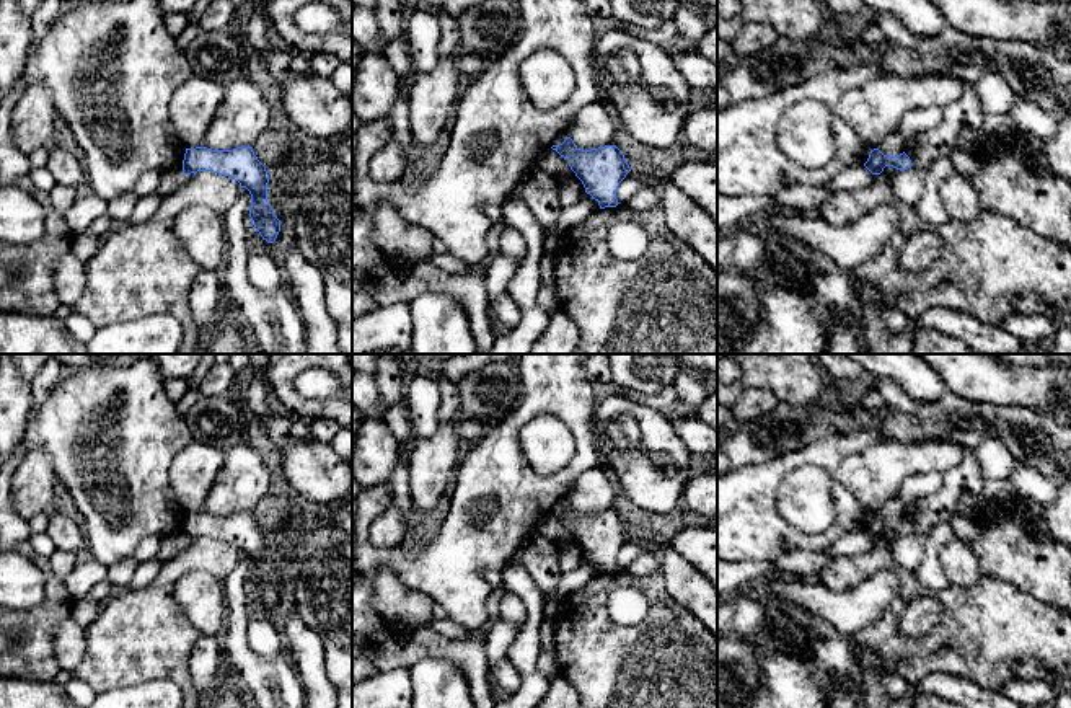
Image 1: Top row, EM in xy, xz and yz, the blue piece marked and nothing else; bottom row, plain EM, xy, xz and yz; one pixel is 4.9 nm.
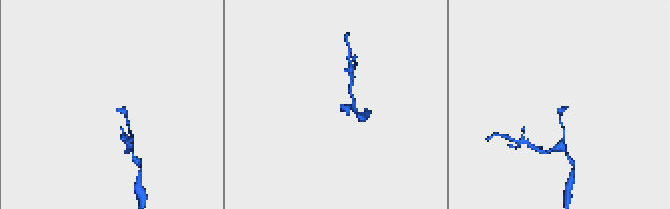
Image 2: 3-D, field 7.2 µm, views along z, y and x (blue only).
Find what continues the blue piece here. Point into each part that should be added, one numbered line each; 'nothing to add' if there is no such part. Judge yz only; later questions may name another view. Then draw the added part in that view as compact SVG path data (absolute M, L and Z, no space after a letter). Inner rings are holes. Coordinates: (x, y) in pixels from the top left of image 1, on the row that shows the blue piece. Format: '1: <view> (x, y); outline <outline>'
1: yz (964, 115); outline M967 85L962 96L944 108L939 127L923 132L906 144L905 153L910 157L911 168L924 171L936 160L950 158L960 134L983 129L985 119L986 114L973 85Z
2: yz (855, 176); outline M853 165L841 170L831 181L825 184L826 189L838 191L854 191L872 179L872 173L864 165Z

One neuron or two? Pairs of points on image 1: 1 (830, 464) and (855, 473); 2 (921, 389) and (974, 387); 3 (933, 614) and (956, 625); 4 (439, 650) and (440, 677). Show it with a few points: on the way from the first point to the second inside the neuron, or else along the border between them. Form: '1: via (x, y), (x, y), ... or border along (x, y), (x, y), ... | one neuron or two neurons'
1: border along (869, 446), (850, 454), (837, 472), (858, 500) | two neurons
2: border along (934, 371), (949, 390) | two neurons
3: border along (931, 592), (941, 619), (918, 635), (907, 635) | two neurons
4: border along (411, 664), (424, 658), (445, 658), (468, 681) | two neurons

